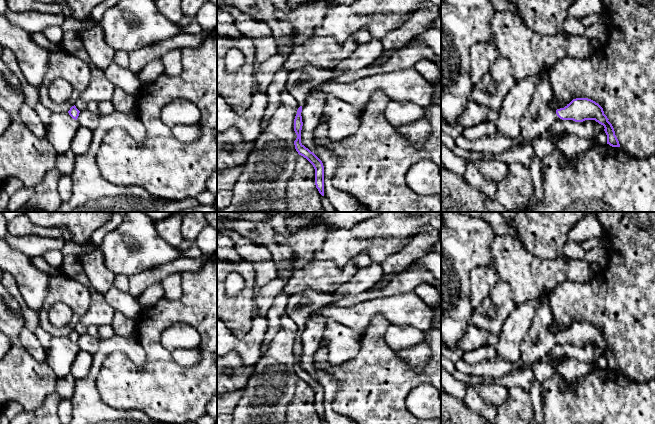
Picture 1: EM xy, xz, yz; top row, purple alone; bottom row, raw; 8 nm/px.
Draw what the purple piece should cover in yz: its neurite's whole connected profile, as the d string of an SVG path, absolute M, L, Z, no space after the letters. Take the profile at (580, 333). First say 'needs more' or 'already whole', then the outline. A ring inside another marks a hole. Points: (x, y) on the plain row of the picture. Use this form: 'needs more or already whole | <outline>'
needs more | M549 302L539 305L531 327L520 347L520 359L524 363L532 365L536 361L542 360L559 341L562 344L573 344L575 346L595 344L604 350L607 368L612 371L620 371L613 350L598 327L588 322L576 322L564 332L554 335L549 331L552 320L553 315Z

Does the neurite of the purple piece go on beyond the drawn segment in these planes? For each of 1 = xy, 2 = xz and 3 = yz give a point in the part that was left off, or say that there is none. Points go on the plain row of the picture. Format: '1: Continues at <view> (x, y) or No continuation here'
1: No continuation here
2: No continuation here
3: Continues at yz (538, 341)

